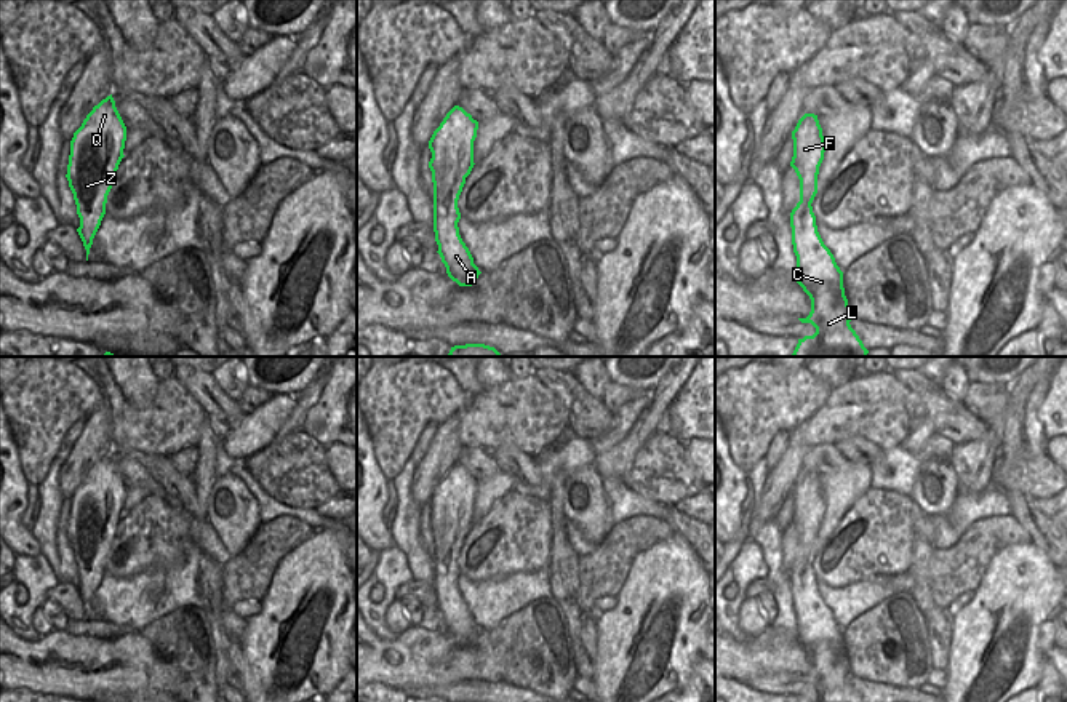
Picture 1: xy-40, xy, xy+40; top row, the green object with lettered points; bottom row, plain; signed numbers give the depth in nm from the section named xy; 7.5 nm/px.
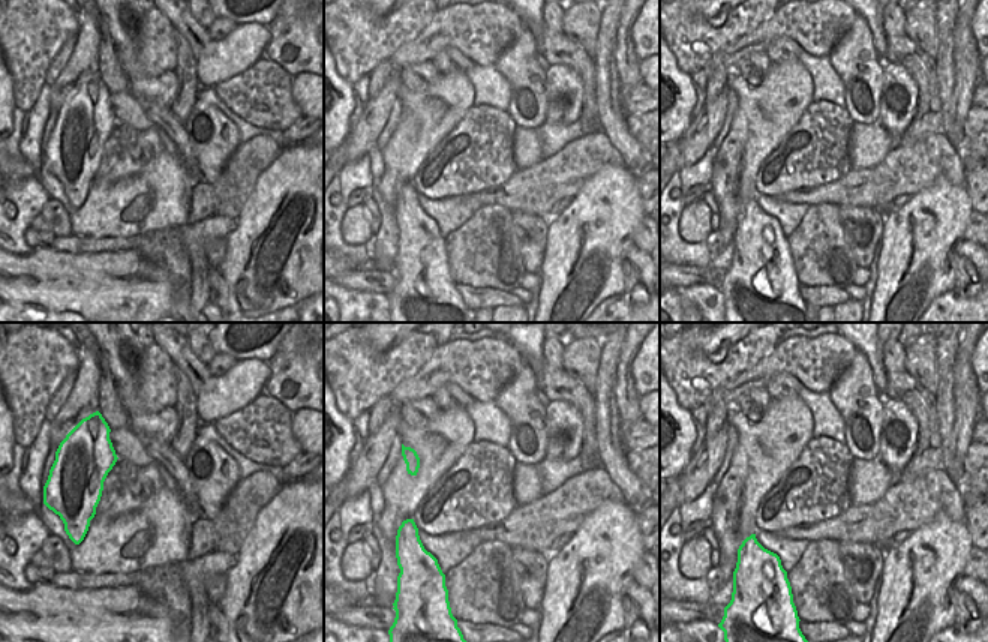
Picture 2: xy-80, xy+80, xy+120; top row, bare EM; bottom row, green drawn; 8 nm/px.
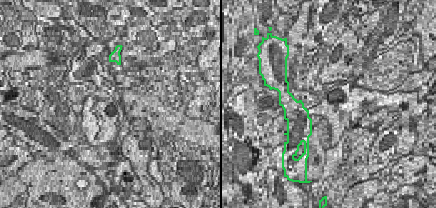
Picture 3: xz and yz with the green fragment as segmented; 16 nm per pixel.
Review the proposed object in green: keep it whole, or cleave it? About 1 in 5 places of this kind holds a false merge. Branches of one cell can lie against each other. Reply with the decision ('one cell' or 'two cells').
one cell

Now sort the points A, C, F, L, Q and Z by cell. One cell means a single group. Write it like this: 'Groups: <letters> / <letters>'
Groups: A C F L Q Z

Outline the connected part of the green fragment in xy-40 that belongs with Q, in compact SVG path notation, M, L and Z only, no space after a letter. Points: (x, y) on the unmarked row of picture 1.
M112 453L93 465L93 469L86 473L82 485L74 491L74 496L70 499L70 513L66 536L77 563L77 572L80 576L80 585L77 587L77 590L86 608L86 619L90 606L93 603L93 596L106 572L107 553L115 539L115 531L122 517L125 515L125 499L126 485L115 465Z

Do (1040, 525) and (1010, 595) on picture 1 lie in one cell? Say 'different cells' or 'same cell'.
different cells

